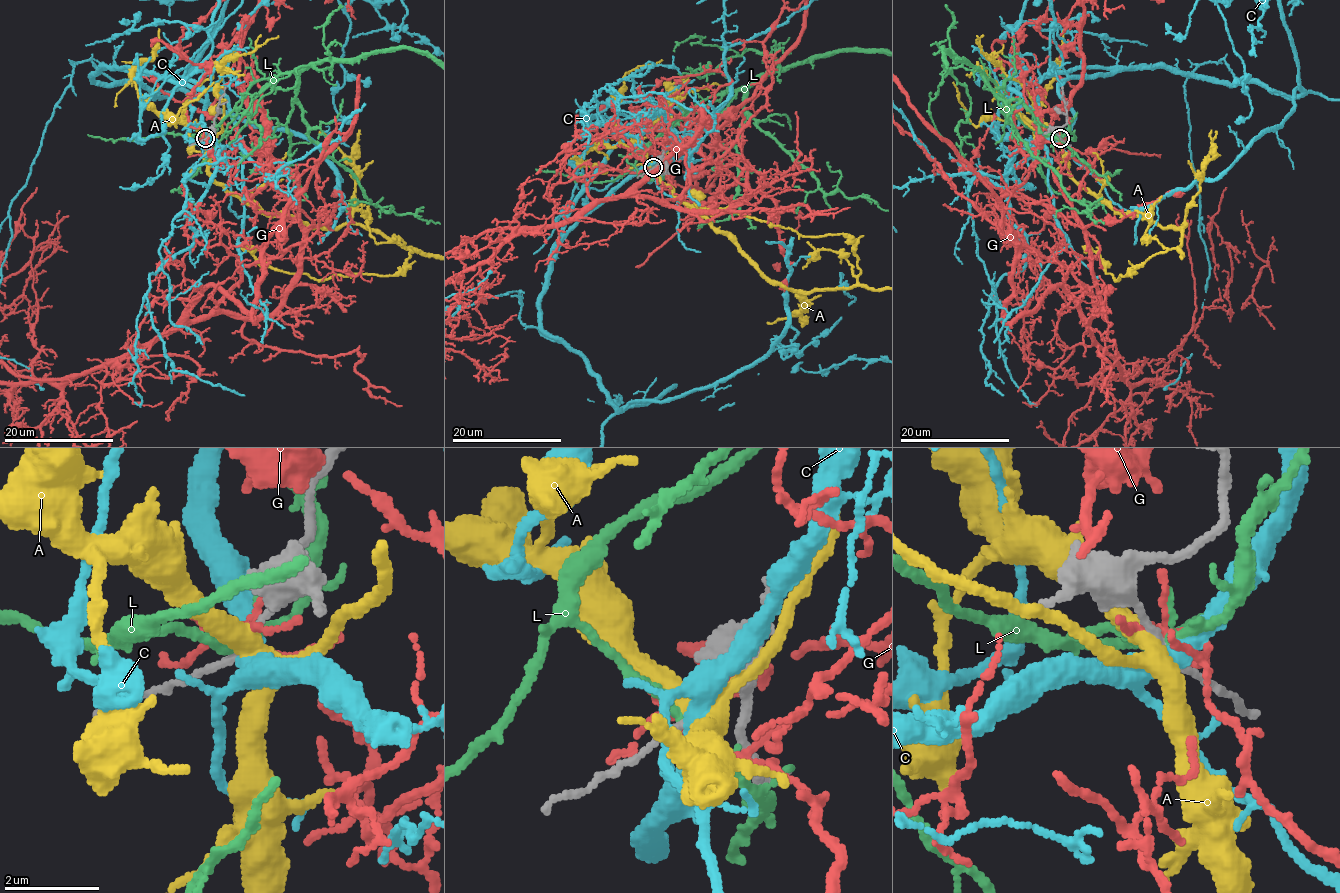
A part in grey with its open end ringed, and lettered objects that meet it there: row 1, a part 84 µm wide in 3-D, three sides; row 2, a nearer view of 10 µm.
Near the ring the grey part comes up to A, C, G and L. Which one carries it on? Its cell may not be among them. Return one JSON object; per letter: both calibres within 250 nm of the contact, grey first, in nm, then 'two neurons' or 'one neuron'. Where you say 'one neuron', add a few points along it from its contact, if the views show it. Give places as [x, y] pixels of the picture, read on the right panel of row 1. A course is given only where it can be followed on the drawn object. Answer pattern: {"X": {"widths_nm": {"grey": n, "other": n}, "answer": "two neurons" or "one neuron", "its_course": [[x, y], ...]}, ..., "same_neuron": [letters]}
{"A": {"widths_nm": {"grey": 110, "other": 380}, "answer": "two neurons"}, "C": {"widths_nm": {"grey": 110, "other": 400}, "answer": "one neuron"}, "G": {"widths_nm": {"grey": 110, "other": 120}, "answer": "two neurons"}, "L": {"widths_nm": {"grey": 110, "other": 150}, "answer": "two neurons"}, "same_neuron": ["C"]}

